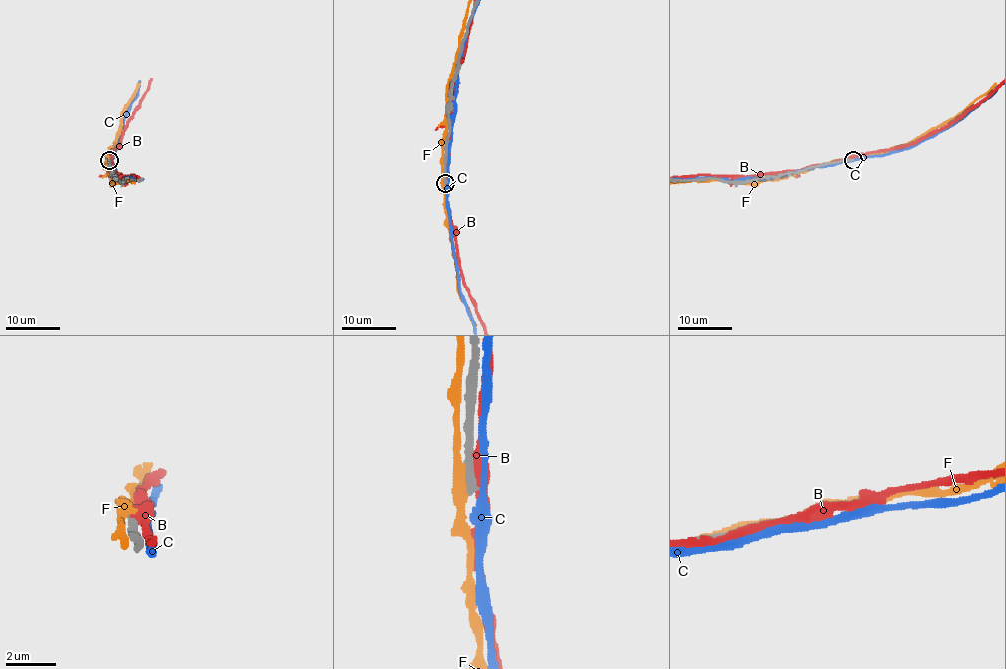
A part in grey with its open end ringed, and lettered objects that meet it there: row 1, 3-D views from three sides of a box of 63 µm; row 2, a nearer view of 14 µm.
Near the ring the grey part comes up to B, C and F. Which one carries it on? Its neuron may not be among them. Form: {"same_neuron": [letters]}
{"same_neuron": []}

